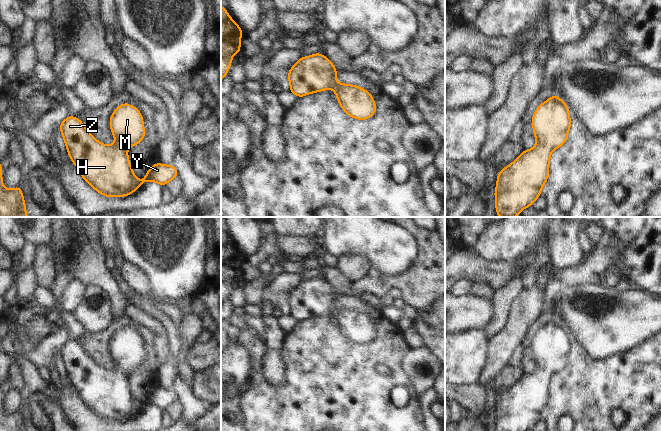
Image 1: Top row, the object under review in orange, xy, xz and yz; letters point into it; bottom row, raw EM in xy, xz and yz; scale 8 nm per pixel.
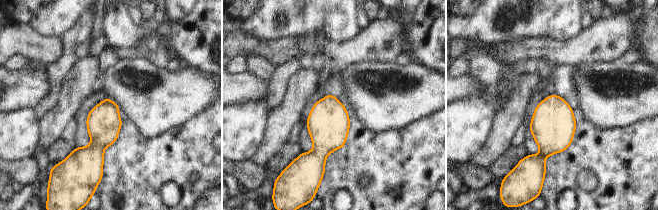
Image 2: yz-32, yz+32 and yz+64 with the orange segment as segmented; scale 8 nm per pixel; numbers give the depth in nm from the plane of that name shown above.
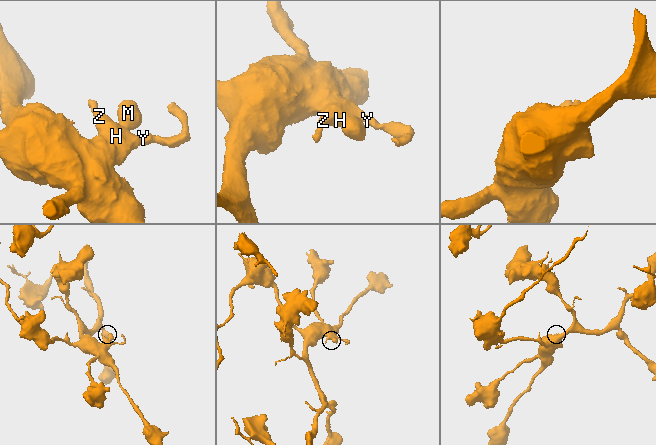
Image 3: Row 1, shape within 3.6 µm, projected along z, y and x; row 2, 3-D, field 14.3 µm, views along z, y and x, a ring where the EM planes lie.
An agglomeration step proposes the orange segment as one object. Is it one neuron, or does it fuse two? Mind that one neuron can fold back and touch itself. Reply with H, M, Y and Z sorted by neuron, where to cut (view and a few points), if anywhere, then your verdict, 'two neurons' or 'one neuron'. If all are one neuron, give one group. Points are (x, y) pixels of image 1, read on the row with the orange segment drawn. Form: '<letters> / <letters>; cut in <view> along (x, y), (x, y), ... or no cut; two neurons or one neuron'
H M Y Z; no cut; one neuron

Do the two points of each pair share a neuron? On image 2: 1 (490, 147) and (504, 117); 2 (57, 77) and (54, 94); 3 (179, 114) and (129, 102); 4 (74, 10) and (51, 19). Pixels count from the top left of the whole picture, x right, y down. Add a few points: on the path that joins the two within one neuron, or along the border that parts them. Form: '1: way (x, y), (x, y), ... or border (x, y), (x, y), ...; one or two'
1: way (497, 140), (501, 136), (504, 124); one
2: way (57, 81), (56, 90); one
3: way (167, 102), (141, 102); one
4: way (68, 10), (57, 18); one

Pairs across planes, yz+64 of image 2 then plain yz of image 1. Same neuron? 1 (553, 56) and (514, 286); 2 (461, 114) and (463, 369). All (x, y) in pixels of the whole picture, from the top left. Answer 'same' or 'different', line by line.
1: different
2: same

